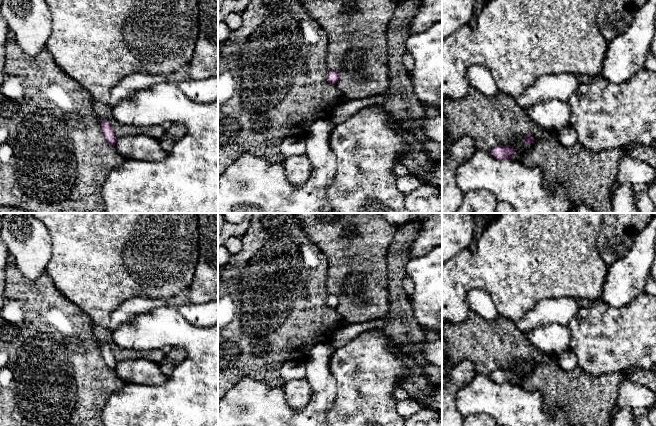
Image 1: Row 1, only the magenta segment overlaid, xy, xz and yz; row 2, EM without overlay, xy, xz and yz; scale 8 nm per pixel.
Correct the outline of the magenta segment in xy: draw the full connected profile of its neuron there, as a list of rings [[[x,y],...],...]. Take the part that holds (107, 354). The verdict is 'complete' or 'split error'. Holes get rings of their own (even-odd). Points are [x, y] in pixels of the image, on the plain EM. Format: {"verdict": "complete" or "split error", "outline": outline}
{"verdict": "complete", "outline": [[[105,343],[100,345],[100,347],[101,347],[102,356],[105,363],[110,369],[115,370],[117,361],[115,360],[115,357],[113,355],[113,352],[111,351],[110,346]]]}

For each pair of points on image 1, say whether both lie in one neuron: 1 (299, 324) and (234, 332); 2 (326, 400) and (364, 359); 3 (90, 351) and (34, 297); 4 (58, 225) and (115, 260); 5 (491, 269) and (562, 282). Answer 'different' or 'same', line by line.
1: same
2: different
3: same
4: same
5: same

